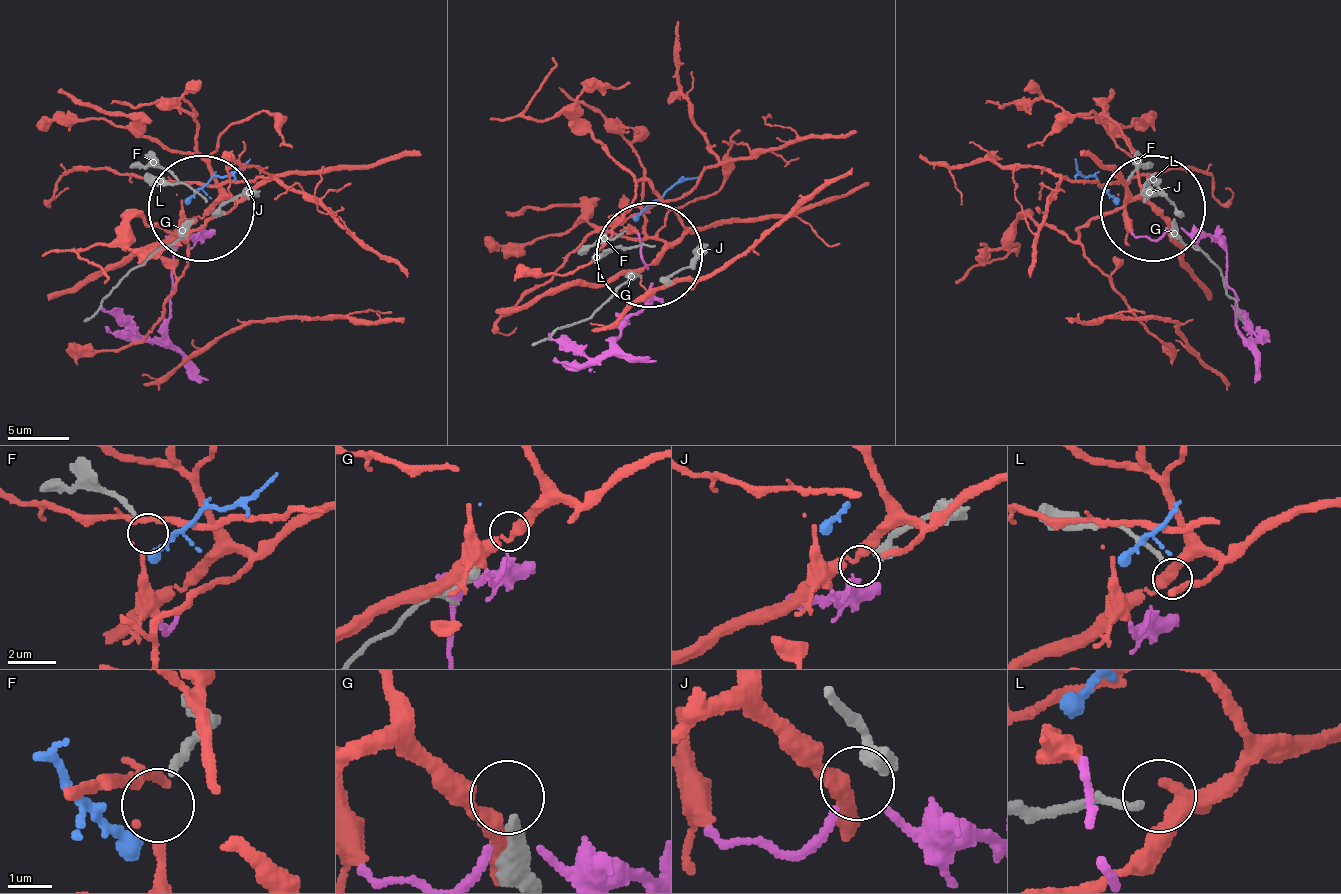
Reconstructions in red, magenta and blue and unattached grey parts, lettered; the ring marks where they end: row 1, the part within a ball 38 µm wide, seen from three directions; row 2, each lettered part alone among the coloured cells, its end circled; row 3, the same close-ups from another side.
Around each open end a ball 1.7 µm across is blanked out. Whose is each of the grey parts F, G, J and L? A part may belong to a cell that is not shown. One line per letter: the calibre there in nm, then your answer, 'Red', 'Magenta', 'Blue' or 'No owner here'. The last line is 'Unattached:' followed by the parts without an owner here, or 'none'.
F: Thickness 180 nm. No owner here
G: Thickness 360 nm. No owner here
J: Thickness 500 nm. Magenta
L: Thickness 170 nm. No owner here
Unattached: F, G, L

